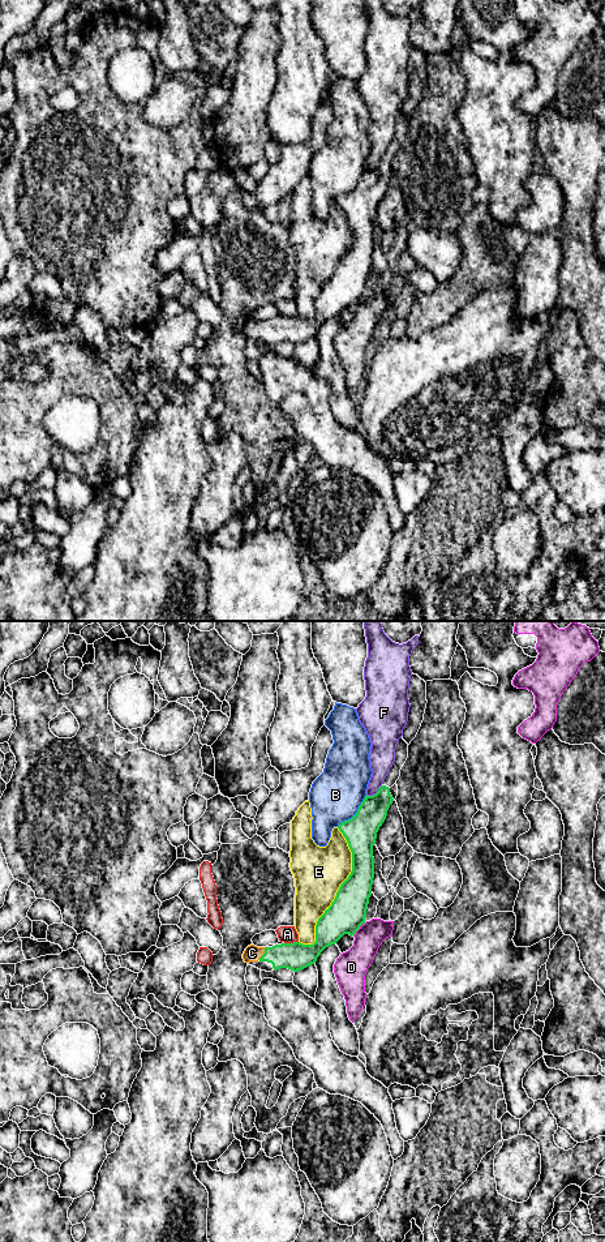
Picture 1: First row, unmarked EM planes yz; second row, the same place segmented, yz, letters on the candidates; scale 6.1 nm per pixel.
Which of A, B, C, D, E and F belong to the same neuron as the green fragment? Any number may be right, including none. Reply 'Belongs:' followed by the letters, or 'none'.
Belongs: C

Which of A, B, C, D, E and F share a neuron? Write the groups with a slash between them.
A / B / C / D / E / F

